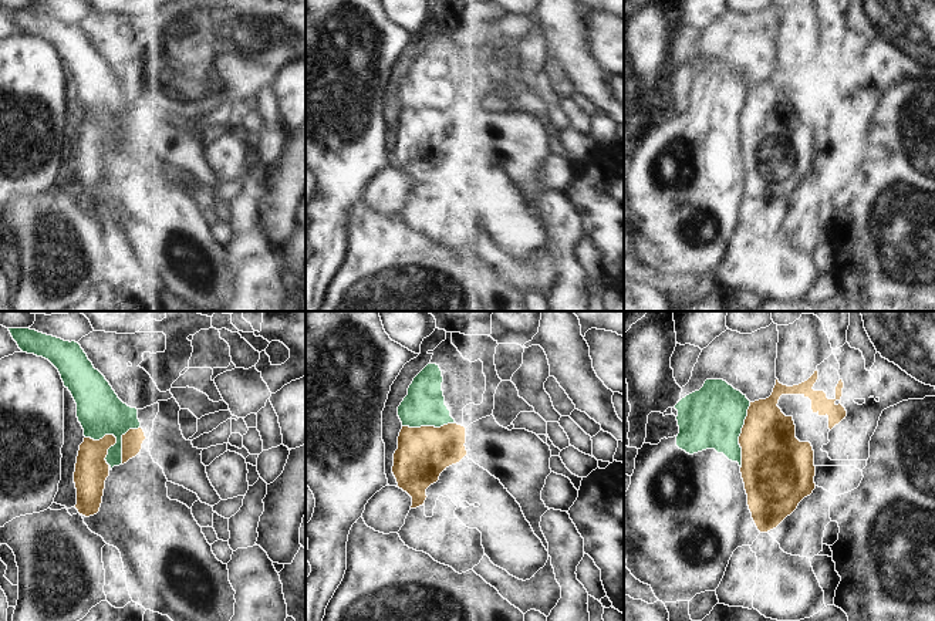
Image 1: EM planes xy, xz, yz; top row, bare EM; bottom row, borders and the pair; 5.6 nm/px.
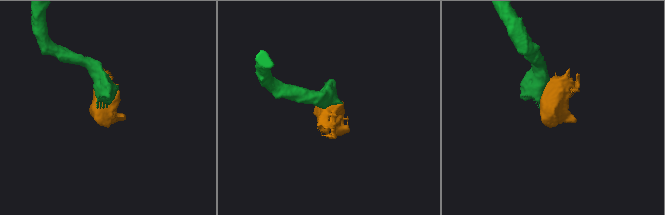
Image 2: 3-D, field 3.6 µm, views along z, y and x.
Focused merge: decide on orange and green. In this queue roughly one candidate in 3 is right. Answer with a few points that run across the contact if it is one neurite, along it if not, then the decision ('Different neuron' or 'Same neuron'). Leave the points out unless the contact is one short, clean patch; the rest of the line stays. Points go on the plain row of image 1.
Different neuron.

